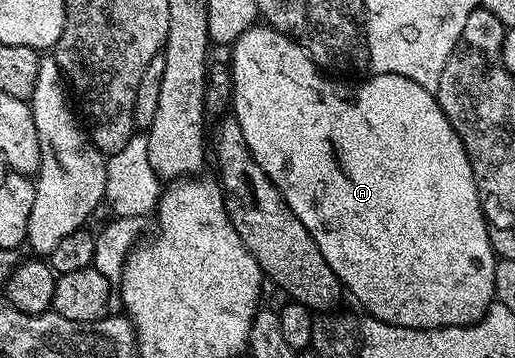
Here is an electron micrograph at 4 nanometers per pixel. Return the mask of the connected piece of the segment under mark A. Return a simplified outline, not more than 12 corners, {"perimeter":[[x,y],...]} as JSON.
{"perimeter":[[231,51],[249,153],[366,314],[469,327],[497,256],[432,92]]}

